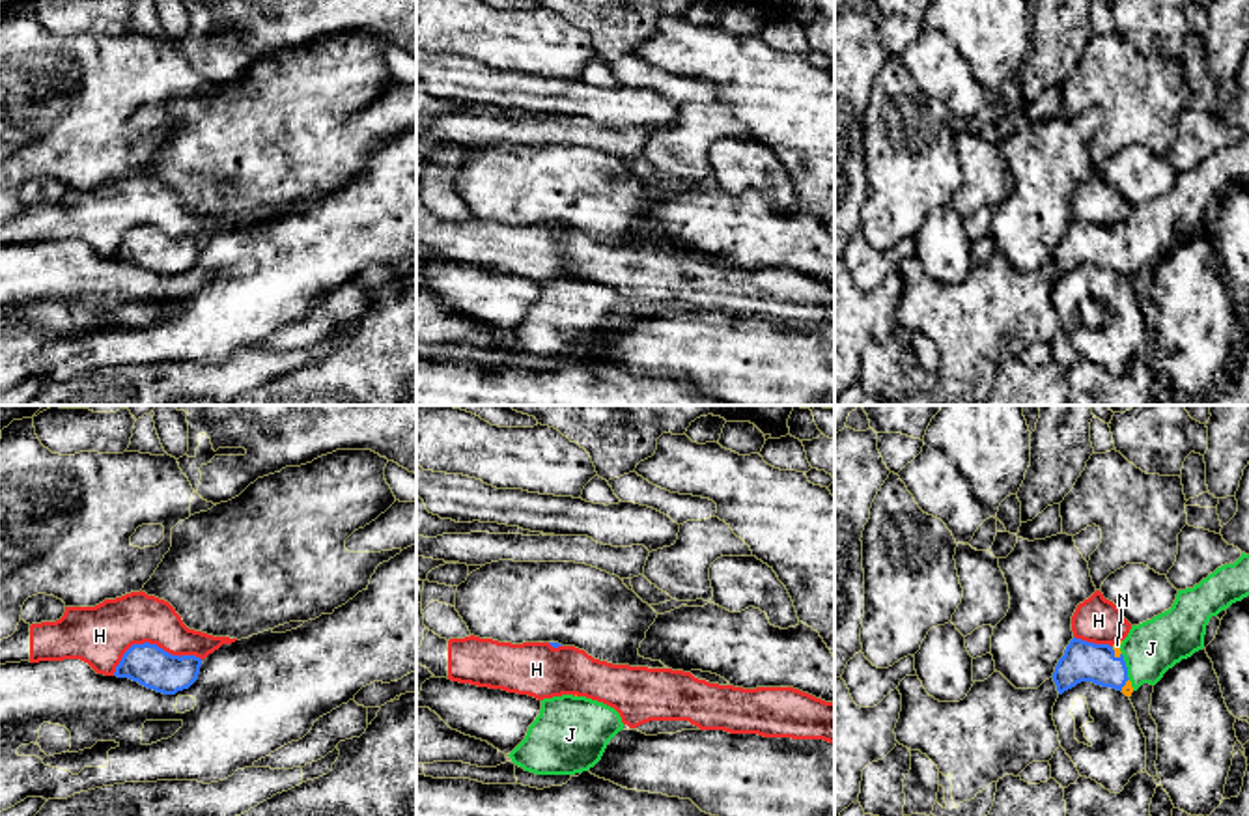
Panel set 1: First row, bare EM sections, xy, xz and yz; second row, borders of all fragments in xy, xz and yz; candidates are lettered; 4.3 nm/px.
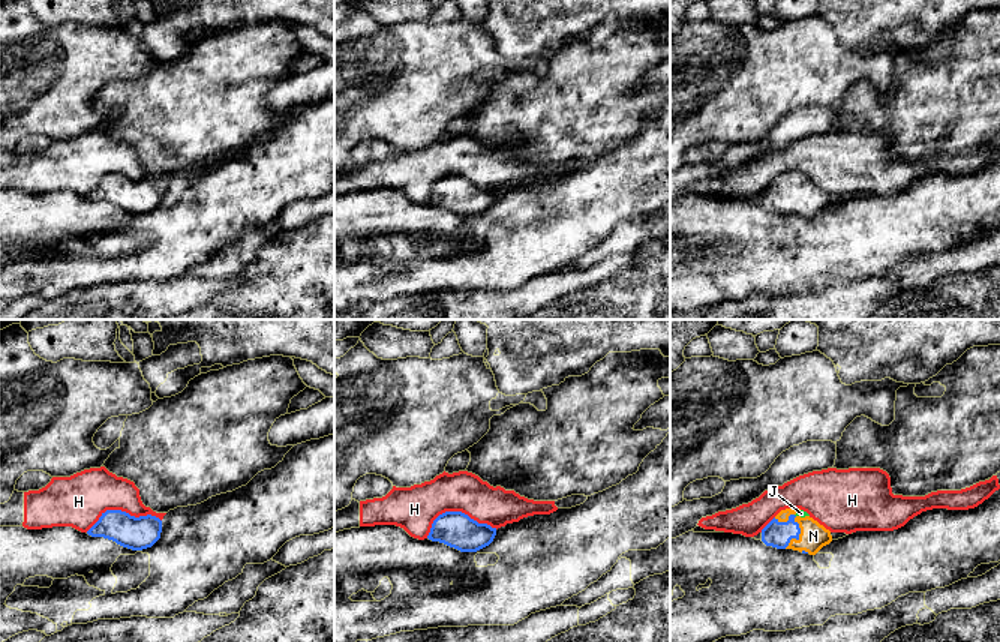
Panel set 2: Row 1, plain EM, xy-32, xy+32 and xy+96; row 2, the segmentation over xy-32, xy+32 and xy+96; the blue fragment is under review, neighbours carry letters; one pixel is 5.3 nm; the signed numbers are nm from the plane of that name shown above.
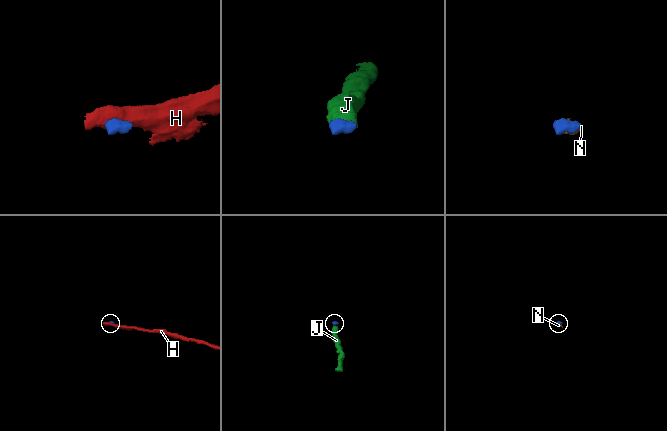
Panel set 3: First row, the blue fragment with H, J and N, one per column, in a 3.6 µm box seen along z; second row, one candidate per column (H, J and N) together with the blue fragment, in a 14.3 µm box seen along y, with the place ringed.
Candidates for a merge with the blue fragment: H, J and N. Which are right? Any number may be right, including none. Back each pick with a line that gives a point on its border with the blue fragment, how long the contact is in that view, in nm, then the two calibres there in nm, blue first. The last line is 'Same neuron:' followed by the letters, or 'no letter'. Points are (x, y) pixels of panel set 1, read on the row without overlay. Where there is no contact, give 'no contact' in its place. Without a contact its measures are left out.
J: contact yz (1126, 249); length 120 nm; calibres 180 and 240 nm
N: contact yz (1113, 234); length 70 nm; calibres 180 and 30 nm
Same neuron: J, N

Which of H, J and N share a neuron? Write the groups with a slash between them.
H / J N

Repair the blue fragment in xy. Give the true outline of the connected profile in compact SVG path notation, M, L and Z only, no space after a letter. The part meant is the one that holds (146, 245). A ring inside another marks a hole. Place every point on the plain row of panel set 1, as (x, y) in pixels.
M133 226L116 248L114 258L129 260L162 276L189 271L200 256L202 241L196 237L172 237L157 226Z

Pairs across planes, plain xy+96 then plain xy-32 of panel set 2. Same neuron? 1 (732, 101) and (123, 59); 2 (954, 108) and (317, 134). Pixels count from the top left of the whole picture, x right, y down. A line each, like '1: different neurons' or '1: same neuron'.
1: same neuron
2: different neurons

